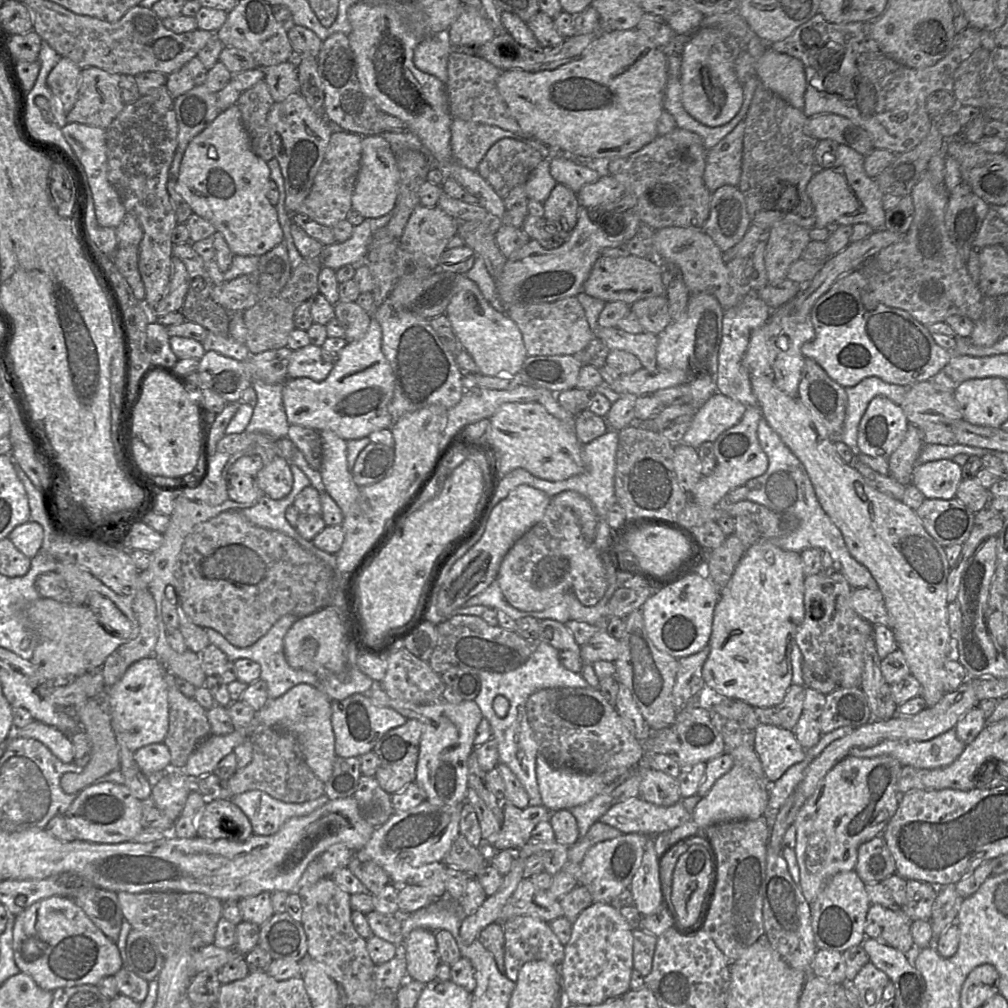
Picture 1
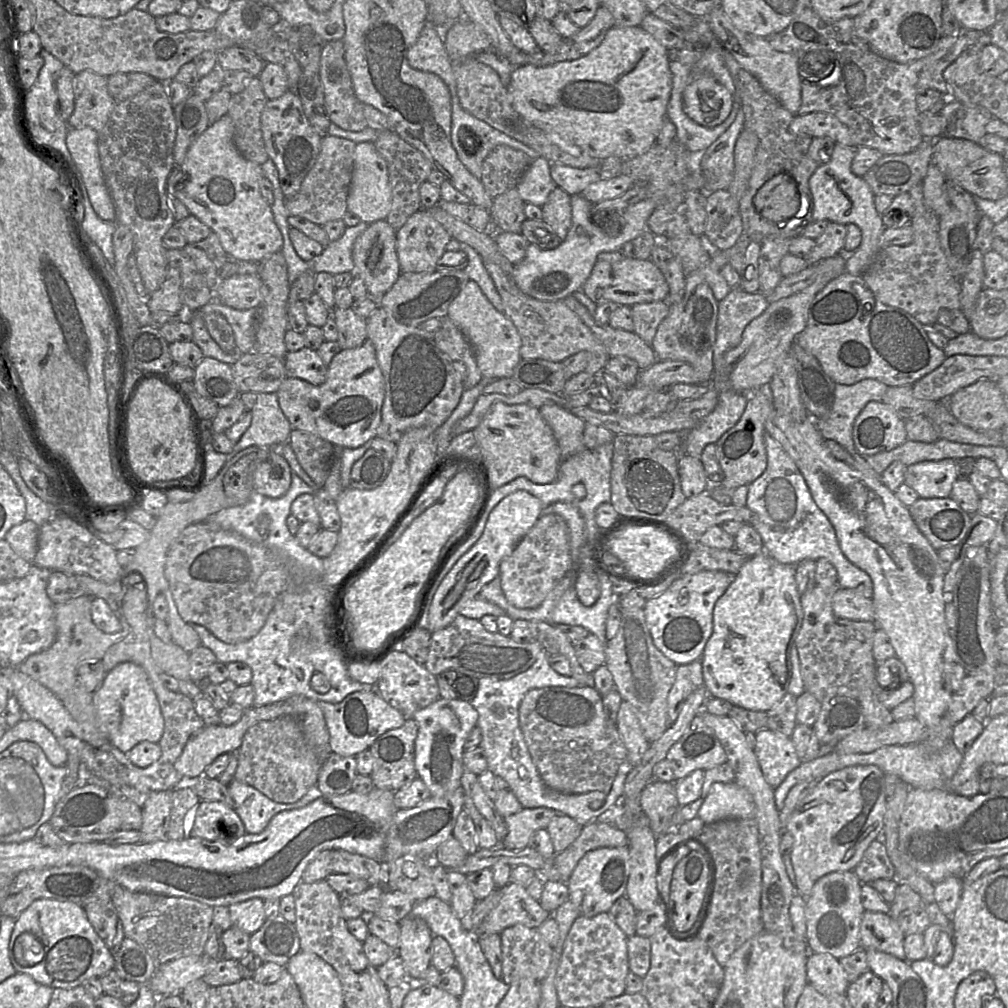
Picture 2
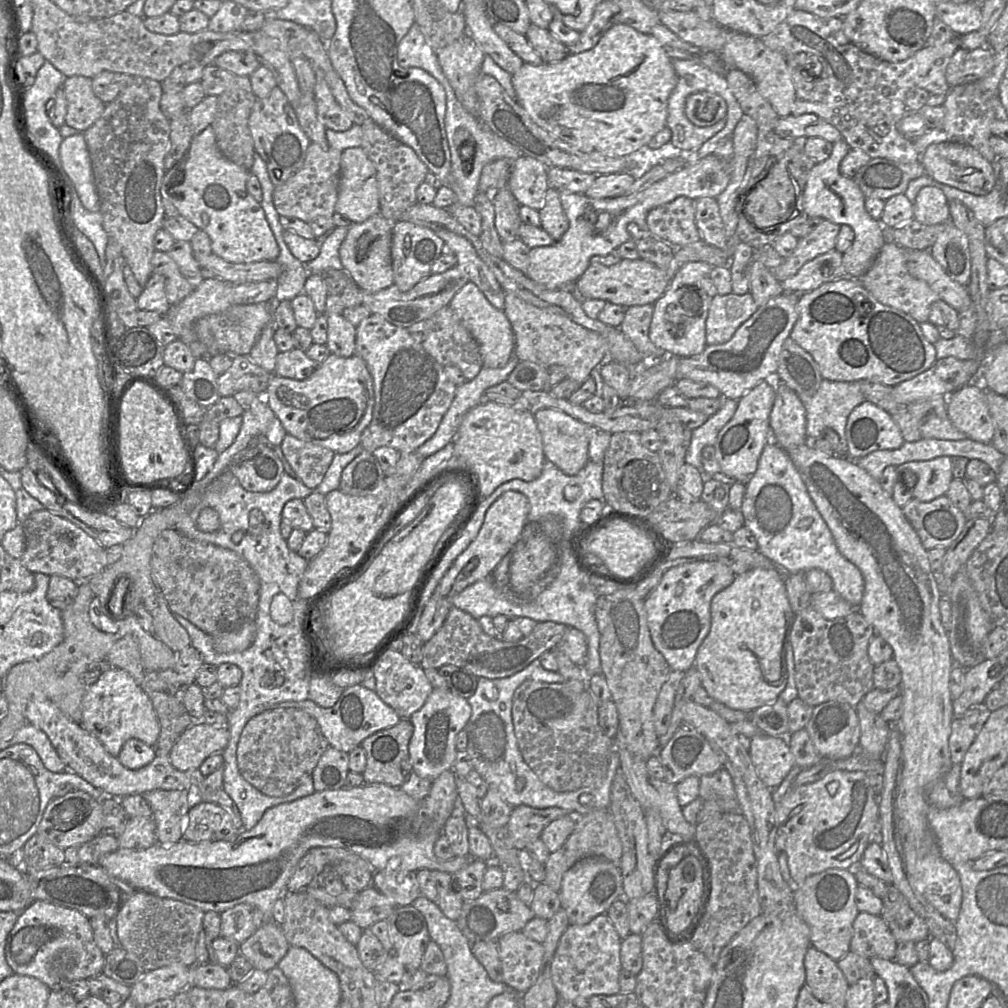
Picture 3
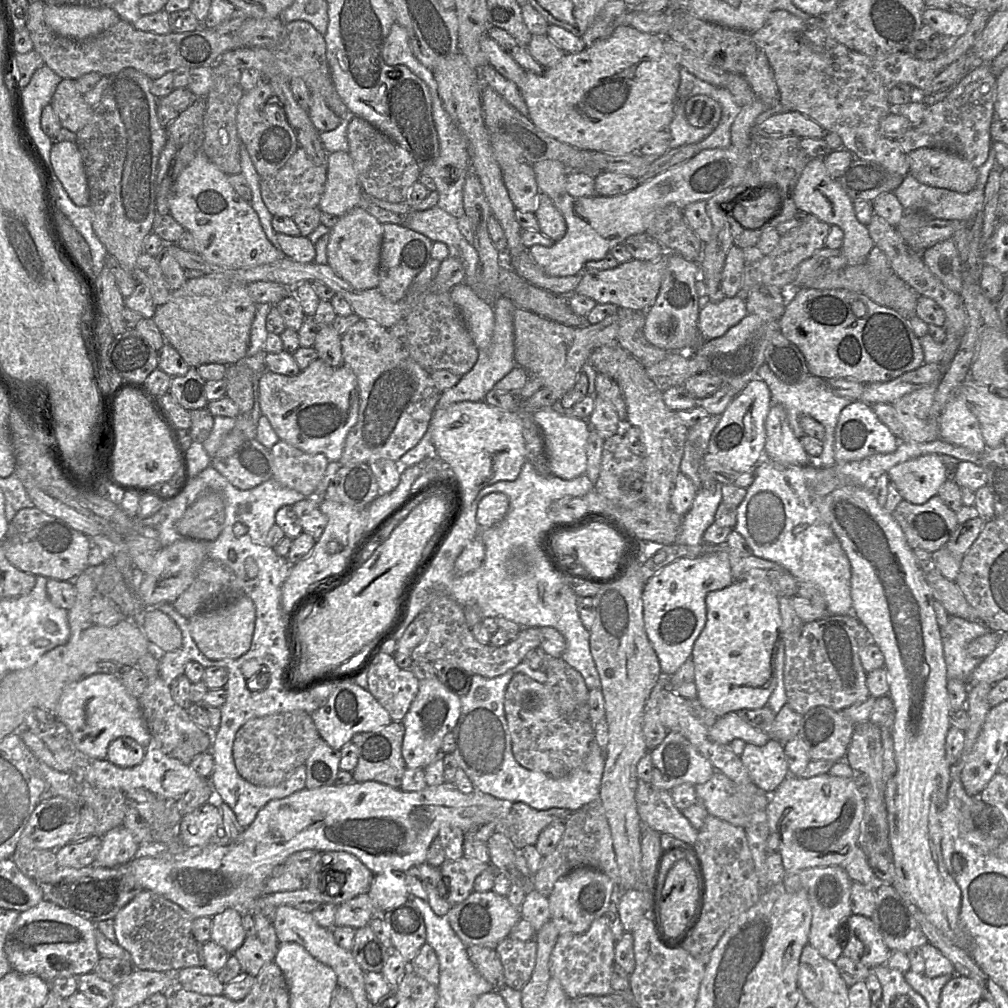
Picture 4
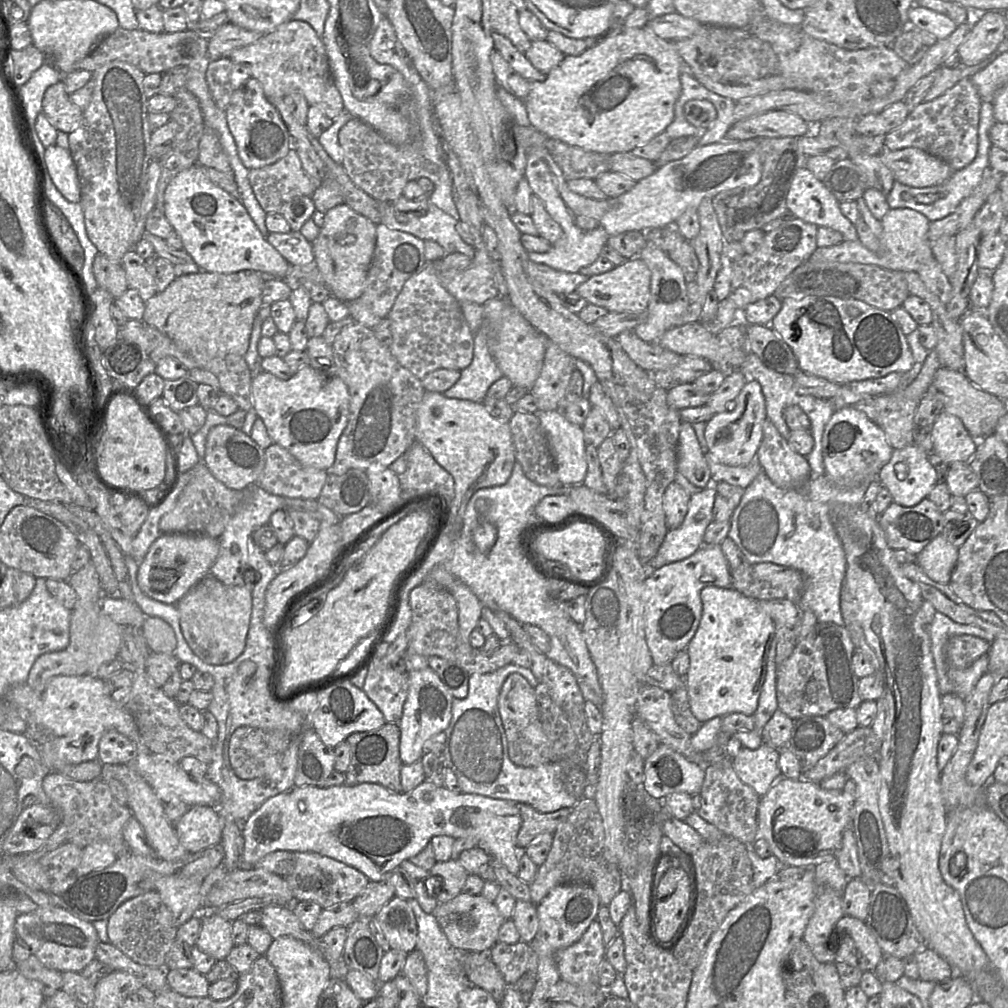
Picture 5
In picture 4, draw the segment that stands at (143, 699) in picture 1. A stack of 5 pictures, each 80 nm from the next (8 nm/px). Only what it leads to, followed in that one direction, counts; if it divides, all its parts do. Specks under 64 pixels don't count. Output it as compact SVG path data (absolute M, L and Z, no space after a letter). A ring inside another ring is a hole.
M90 675L68 685L53 713L68 729L76 748L92 758L106 759L109 744L119 737L132 738L144 748L150 745L138 697L128 693L117 675Z

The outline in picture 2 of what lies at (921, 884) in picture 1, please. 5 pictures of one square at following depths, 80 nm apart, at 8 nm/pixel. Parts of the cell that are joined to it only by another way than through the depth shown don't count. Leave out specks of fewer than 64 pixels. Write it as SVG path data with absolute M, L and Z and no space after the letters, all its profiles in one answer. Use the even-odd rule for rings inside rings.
M906 883L898 884L888 914L899 924L905 936L924 934L930 925L920 895Z

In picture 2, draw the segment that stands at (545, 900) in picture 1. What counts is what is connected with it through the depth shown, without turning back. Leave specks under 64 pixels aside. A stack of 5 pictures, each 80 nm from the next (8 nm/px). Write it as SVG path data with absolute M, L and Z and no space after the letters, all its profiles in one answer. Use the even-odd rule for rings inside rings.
M509 883L506 886L503 886L500 888L500 891L502 892L502 898L499 902L499 904L491 911L491 913L483 920L481 925L474 931L469 932L475 932L477 936L481 934L492 934L497 933L501 934L501 932L510 926L516 925L516 924L522 924L524 926L527 926L529 928L536 928L539 926L544 920L548 919L549 917L552 917L553 913L549 913L546 910L544 910L539 902L535 899L533 899L528 892L526 891L526 887L519 885L517 883Z

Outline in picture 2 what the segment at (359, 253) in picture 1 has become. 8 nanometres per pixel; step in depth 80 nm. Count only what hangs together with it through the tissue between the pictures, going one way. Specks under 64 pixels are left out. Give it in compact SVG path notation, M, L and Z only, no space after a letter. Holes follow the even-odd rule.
M360 222L356 226L346 227L341 238L330 241L320 255L306 261L308 268L316 273L328 272L332 275L354 271L352 257L354 243L368 226L368 223Z

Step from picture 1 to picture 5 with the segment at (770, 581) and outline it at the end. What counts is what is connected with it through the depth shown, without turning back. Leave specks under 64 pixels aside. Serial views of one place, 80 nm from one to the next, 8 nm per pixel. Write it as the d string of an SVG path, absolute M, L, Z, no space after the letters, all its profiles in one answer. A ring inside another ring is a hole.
M705 587L700 592L702 616L686 650L690 665L684 677L690 710L705 723L731 713L752 715L765 680L776 626L759 601L734 588Z

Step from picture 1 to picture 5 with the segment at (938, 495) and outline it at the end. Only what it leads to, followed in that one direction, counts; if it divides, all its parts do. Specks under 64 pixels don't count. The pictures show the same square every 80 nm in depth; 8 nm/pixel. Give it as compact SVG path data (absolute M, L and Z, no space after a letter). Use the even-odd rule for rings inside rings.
M915 445L893 450L890 460L878 474L878 481L883 488L890 492L894 503L912 507L928 497L938 483L937 471L929 461L929 454Z

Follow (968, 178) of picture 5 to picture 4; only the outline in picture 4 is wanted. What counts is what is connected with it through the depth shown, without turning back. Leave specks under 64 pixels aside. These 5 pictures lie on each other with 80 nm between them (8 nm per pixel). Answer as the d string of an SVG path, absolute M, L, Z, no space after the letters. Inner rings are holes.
M992 148L985 163L979 166L978 180L973 190L961 193L945 188L932 187L918 182L911 175L904 176L902 183L893 193L907 211L919 211L935 219L955 220L960 223L968 223L975 220L983 211L985 191L984 187L990 173L995 169L996 161Z

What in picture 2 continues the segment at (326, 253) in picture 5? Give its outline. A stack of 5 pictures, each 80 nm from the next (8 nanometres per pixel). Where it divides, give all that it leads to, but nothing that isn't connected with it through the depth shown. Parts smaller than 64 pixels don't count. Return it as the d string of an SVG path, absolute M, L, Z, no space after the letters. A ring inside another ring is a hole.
M385 220L369 224L356 239L352 257L355 264L352 273L363 279L368 296L375 301L380 300L402 274L396 251L396 231Z

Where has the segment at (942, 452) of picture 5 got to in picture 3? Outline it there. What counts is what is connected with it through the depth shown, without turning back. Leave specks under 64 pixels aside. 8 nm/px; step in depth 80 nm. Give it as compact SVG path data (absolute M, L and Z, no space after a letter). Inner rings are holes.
M972 382L947 397L947 414L953 425L968 439L981 443L990 443L995 432L986 393L980 382Z

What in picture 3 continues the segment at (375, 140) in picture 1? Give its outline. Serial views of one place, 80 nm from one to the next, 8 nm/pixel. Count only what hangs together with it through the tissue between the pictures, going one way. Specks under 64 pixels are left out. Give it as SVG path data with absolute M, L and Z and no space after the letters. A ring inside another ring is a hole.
M361 146L347 148L341 154L341 177L335 213L348 218L352 223L362 223L380 214L379 190L376 168Z

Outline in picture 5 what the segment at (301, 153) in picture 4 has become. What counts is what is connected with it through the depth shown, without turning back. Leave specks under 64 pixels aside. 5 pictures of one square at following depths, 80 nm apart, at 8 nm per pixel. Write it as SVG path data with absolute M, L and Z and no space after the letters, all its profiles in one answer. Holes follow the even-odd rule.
M291 148L286 156L273 164L249 169L249 182L253 192L267 213L279 213L284 204L297 196L310 196L316 191L312 179L302 167L296 148Z

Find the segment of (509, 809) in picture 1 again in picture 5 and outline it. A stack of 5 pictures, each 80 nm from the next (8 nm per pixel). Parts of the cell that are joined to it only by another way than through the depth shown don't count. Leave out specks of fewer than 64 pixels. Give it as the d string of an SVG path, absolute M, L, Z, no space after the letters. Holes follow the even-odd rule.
M517 802L516 806L522 817L516 841L518 848L529 846L544 834L554 834L572 811L572 808L561 808L554 812L541 813L528 804Z

